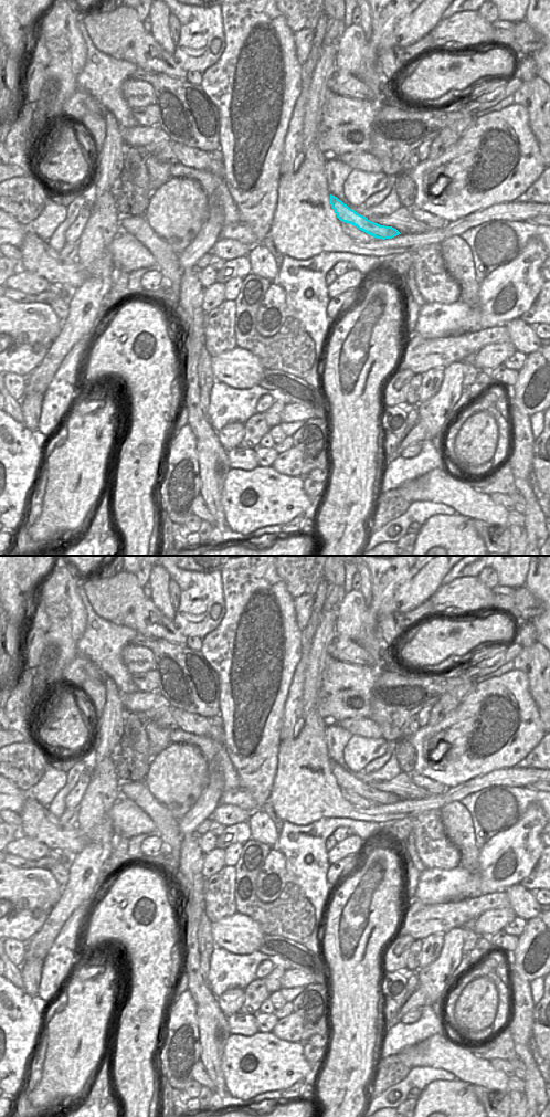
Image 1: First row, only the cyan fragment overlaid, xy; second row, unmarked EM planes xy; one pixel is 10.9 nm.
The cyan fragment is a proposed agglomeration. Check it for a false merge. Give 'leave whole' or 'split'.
leave whole

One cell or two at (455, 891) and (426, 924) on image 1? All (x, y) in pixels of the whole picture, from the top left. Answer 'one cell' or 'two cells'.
two cells

